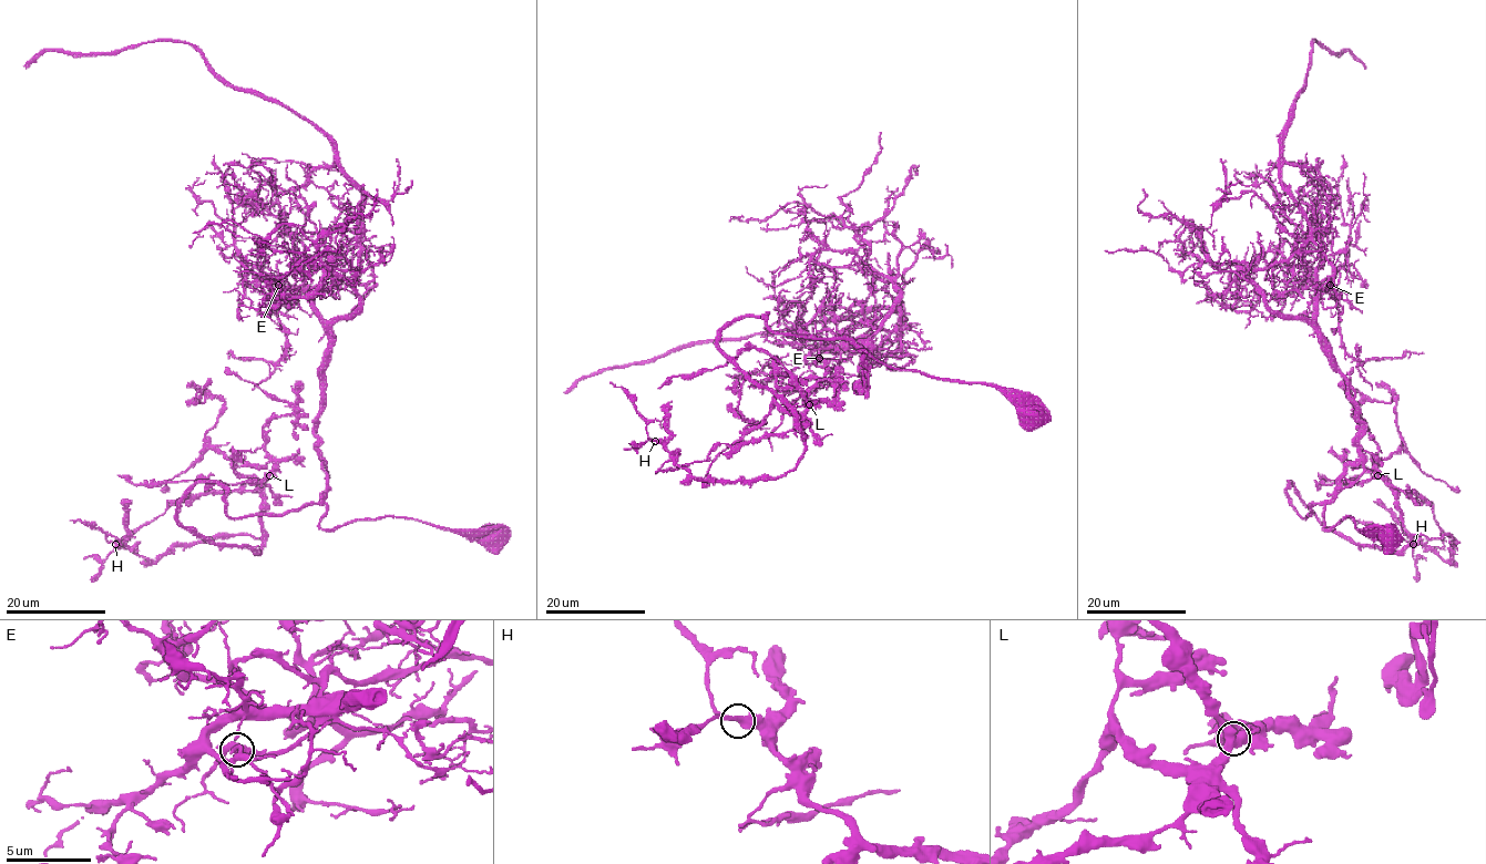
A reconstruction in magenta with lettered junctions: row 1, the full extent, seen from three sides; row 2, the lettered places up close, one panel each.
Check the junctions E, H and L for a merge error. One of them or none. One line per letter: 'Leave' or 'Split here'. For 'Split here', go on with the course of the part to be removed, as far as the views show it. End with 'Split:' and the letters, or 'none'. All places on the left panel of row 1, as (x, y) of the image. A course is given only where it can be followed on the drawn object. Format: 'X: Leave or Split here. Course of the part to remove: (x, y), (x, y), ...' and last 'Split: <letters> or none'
E: Split here. Course of the part to remove: (278, 285), (301, 287), (360, 235), (362, 193), (323, 133), (234, 90), (183, 42), (41, 51), (23, 65)
H: Leave
L: Leave
Split: E

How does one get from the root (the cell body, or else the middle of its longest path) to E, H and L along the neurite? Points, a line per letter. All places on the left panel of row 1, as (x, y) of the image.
E: (494, 537), (395, 516), (319, 526), (326, 472), (315, 421), (328, 333), (300, 288), (278, 285)
H: (494, 537), (231, 517), (197, 483), (177, 520), (257, 552), (115, 544)
L: (494, 537), (395, 516), (323, 528), (325, 504), (231, 517), (216, 483), (177, 520), (257, 552), (269, 475)

